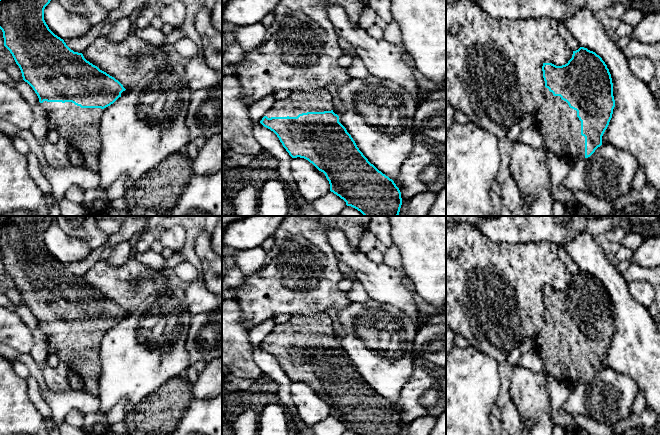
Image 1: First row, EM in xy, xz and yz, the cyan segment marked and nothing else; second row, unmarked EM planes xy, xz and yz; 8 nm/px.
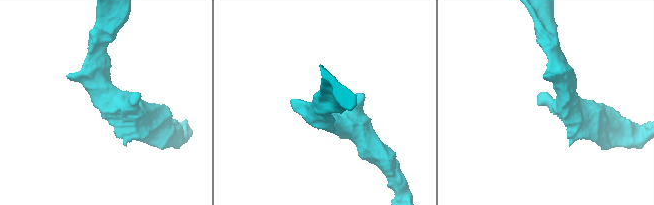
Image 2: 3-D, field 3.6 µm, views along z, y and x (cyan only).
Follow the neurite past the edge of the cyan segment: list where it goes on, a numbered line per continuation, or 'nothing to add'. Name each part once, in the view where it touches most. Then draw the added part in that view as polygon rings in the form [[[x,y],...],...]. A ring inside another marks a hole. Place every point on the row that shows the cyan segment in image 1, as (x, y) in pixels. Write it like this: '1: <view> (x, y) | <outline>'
1: yz (560, 127) | [[[548,88],[545,100],[535,113],[538,131],[546,147],[570,166],[585,159],[585,137],[581,135],[581,121],[577,111]]]

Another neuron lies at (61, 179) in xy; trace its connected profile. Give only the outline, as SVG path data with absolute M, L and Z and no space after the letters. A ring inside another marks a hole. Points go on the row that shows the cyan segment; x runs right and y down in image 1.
M48 166L42 171L43 176L50 182L53 189L53 197L59 204L64 194L71 186L79 186L87 194L106 194L109 200L123 197L129 188L126 176L120 177L110 187L102 188L100 175L83 166L71 166L69 168L54 168Z

